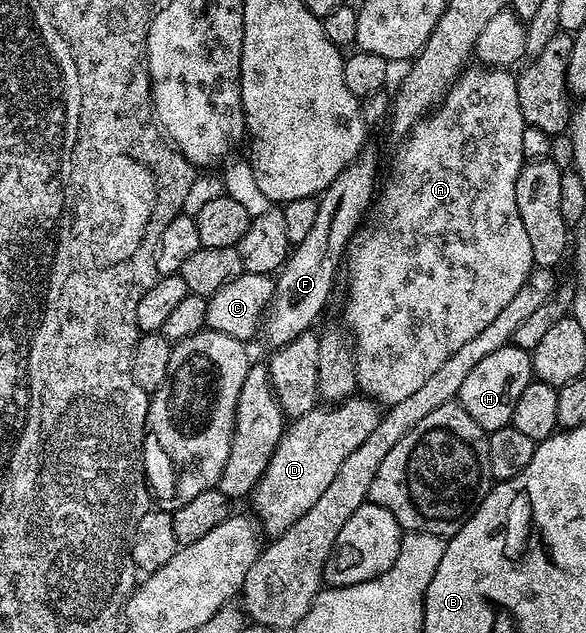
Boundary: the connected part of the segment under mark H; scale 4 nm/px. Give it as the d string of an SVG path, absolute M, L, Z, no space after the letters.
M513 344L496 348L496 352L484 356L484 360L480 360L480 364L468 372L456 401L464 408L464 412L468 412L468 416L472 416L472 420L476 420L476 424L480 424L482 430L499 430L513 423L516 400L520 400L524 388L528 388L533 378L531 351L521 350Z

